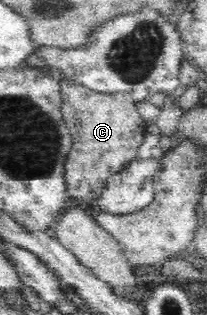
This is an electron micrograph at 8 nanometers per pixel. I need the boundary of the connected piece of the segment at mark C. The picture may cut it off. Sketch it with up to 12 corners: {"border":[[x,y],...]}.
{"border":[[62,79],[70,207],[90,207],[137,155],[132,92]]}

